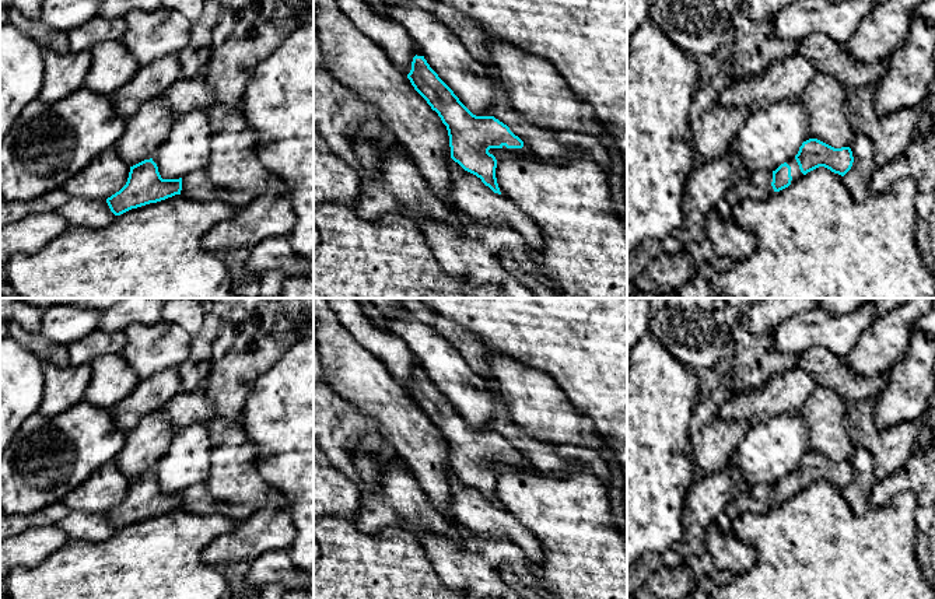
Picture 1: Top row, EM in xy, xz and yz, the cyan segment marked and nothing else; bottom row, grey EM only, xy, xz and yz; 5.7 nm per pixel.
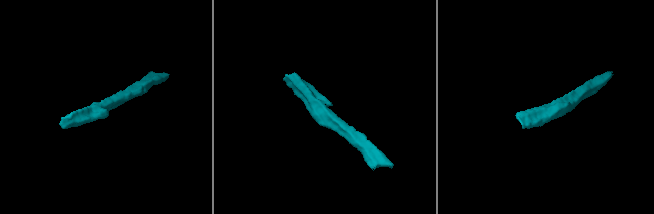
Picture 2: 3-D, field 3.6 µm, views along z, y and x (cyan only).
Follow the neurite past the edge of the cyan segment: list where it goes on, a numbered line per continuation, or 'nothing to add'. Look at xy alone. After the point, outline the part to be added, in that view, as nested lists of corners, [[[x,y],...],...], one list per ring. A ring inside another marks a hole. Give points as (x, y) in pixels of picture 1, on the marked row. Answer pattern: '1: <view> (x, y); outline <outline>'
nothing to add

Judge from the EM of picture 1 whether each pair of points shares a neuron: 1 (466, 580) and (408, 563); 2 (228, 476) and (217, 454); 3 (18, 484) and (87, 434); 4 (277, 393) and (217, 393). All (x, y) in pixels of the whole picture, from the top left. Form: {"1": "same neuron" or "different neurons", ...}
{"1": "different neurons", "2": "same neuron", "3": "same neuron", "4": "different neurons"}

